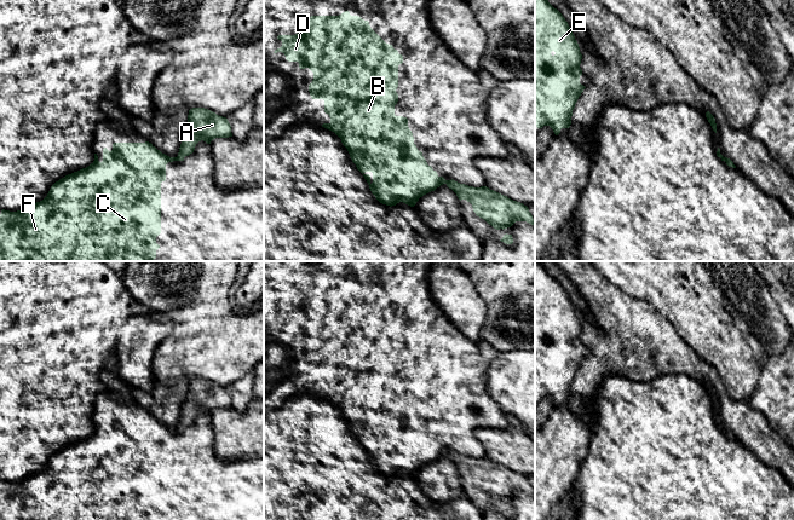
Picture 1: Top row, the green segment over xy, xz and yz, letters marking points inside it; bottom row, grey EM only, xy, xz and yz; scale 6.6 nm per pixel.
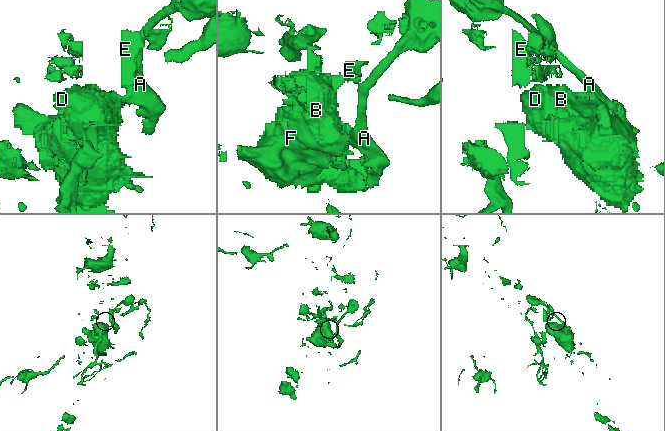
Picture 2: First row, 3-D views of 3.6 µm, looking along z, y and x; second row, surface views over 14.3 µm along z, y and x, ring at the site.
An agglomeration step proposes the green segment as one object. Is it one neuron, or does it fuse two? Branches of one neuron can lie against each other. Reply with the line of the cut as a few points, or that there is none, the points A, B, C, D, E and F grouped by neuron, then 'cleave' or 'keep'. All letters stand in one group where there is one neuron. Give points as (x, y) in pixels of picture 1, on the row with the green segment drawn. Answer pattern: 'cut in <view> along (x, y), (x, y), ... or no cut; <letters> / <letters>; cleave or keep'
cut in xy along (177, 156), (183, 157); A / B C D E F; cleave

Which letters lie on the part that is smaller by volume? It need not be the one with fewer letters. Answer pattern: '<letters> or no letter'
A

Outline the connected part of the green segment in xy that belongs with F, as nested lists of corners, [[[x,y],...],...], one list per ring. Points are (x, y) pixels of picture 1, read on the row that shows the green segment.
[[[114,143],[113,150],[109,151],[107,148],[103,149],[103,161],[98,161],[97,154],[94,154],[94,161],[86,168],[82,168],[77,172],[74,172],[71,174],[65,175],[64,178],[56,181],[47,196],[40,201],[36,202],[33,206],[28,206],[22,210],[17,212],[10,212],[10,210],[1,210],[0,214],[0,261],[153,261],[156,258],[156,250],[160,248],[160,245],[156,243],[156,237],[161,233],[161,183],[166,180],[166,164],[168,162],[173,161],[184,161],[184,157],[169,157],[165,154],[162,154],[160,150],[157,150],[151,143]]]

